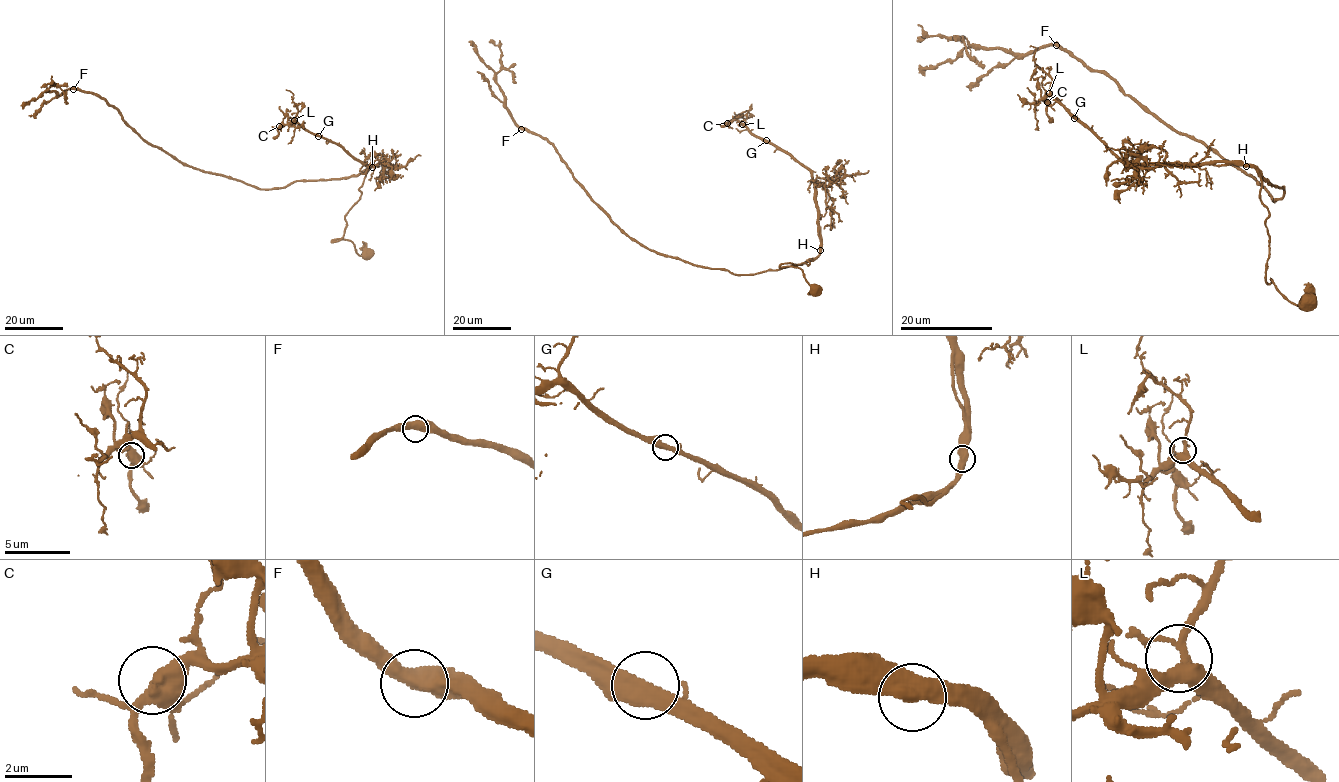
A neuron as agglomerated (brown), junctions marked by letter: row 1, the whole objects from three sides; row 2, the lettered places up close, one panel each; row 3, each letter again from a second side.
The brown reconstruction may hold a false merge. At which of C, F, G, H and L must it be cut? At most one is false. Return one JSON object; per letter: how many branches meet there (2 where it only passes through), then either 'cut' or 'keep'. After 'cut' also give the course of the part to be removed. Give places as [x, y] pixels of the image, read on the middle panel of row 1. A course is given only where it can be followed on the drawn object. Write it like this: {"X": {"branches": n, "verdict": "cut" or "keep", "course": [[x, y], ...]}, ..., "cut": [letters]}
{"C": {"branches": 3, "verdict": "keep"}, "F": {"branches": 2, "verdict": "keep"}, "G": {"branches": 2, "verdict": "keep"}, "H": {"branches": 2, "verdict": "keep"}, "L": {"branches": 4, "verdict": "keep"}, "cut": []}

